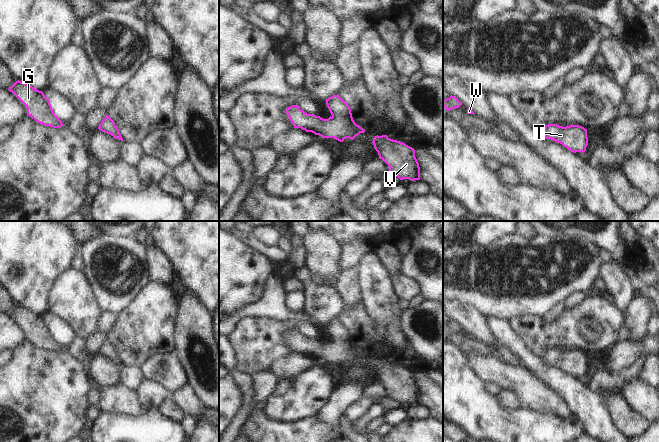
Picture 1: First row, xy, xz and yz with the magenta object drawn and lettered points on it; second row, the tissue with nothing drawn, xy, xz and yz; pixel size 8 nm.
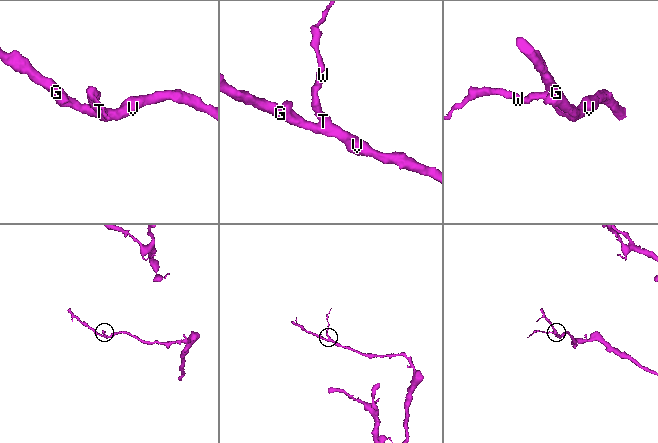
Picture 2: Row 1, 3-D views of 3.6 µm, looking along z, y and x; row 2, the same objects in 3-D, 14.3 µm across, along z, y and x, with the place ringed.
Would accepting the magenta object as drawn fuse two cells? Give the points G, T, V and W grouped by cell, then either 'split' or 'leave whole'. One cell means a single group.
G T V W | leave whole

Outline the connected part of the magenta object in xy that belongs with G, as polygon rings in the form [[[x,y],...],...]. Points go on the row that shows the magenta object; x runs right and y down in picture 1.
[[[16,81],[9,89],[27,108],[27,115],[38,123],[60,128],[62,121],[55,115],[50,101],[42,91],[39,91],[28,84]]]

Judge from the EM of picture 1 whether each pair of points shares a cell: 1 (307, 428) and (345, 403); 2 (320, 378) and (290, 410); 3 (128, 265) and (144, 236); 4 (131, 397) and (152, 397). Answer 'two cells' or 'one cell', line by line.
1: two cells
2: one cell
3: two cells
4: two cells

